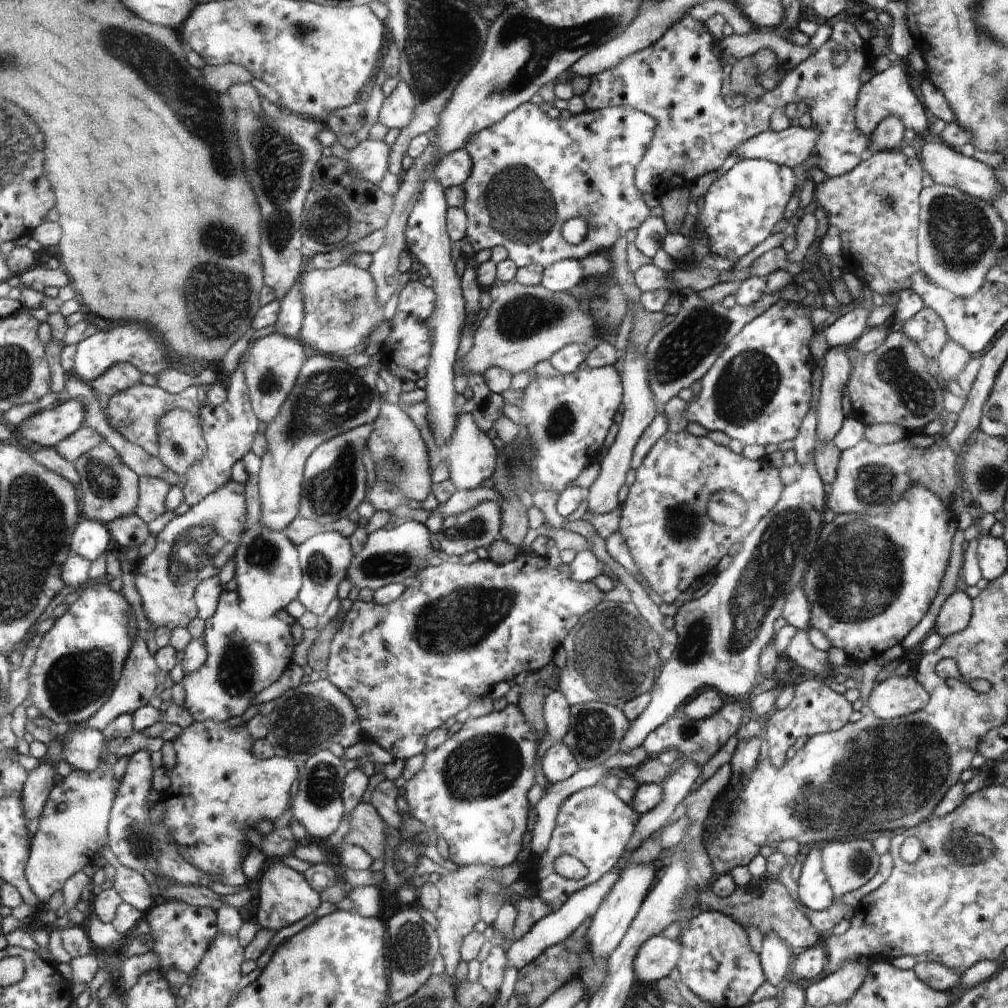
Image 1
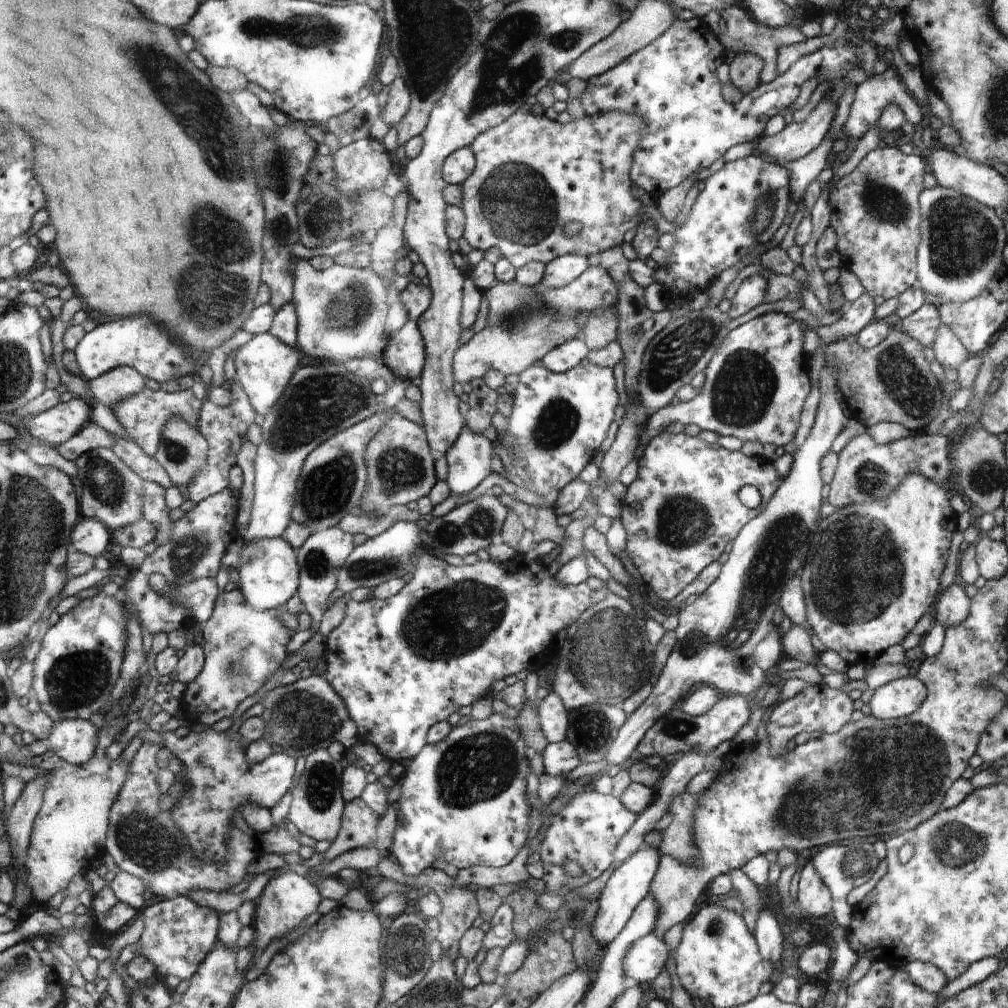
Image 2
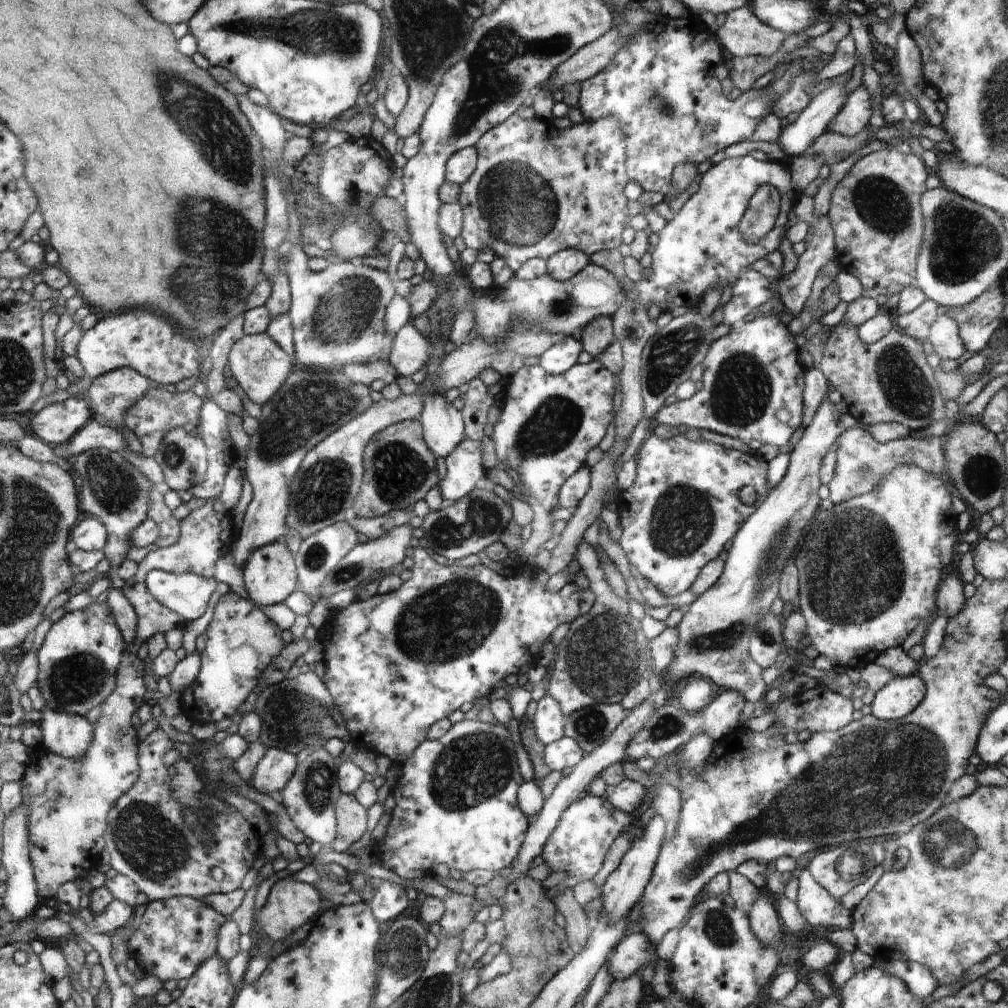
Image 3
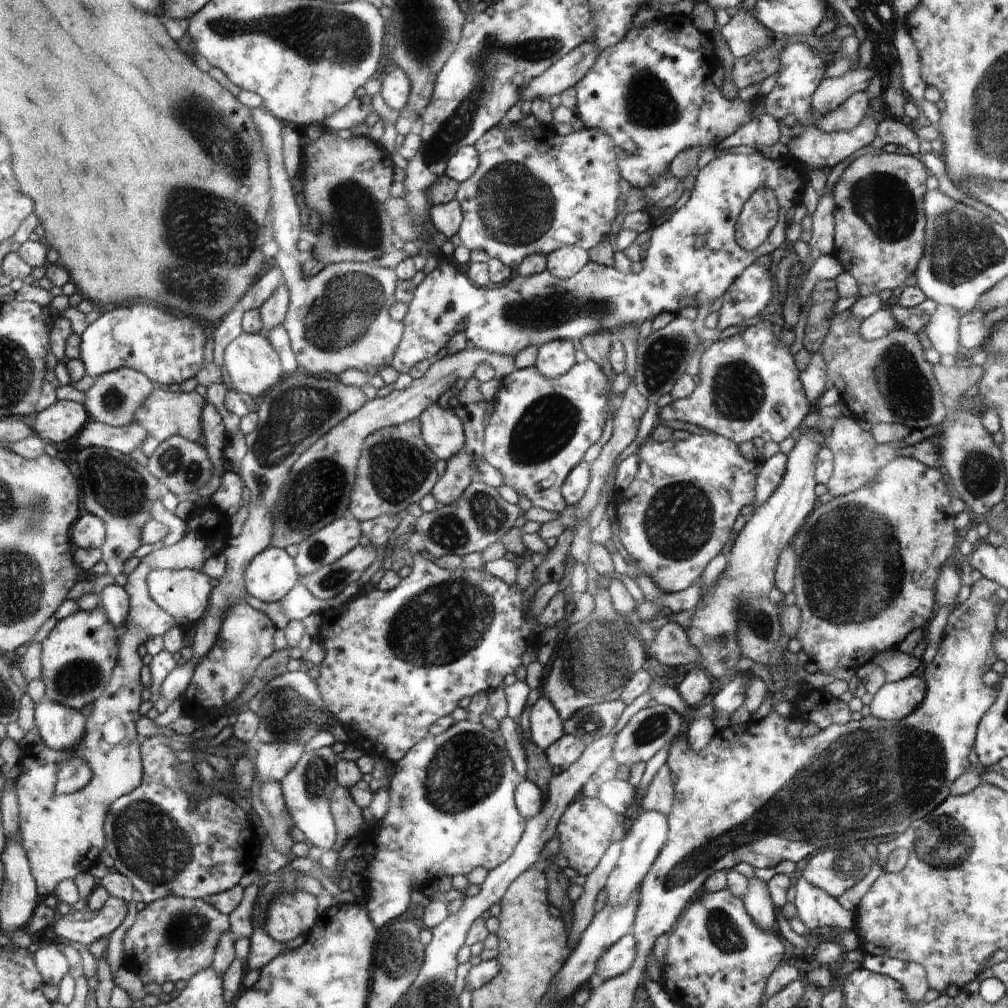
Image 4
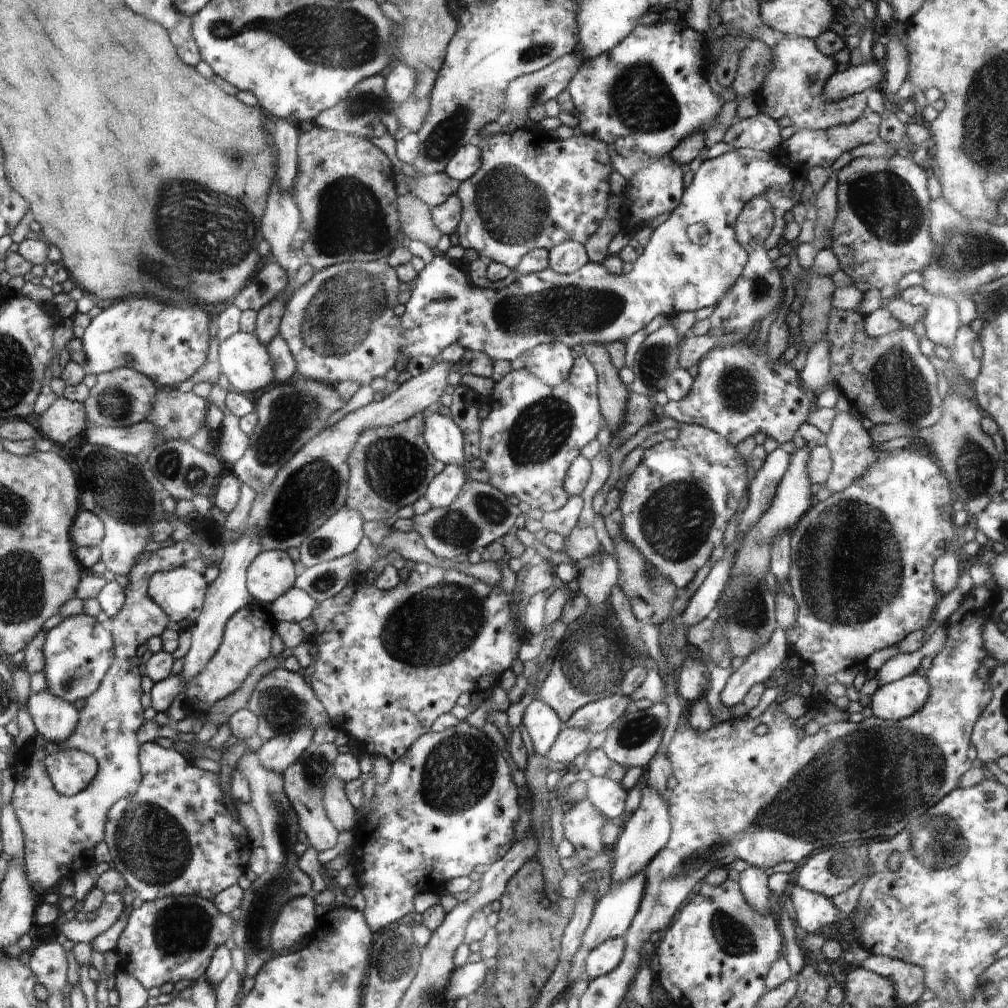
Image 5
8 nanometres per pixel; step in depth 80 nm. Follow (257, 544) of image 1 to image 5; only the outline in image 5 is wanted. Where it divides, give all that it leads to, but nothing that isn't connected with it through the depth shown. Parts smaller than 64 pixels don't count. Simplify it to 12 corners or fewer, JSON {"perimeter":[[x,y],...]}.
{"perimeter":[[262,550],[248,570],[254,600],[270,605],[296,584],[286,551]]}

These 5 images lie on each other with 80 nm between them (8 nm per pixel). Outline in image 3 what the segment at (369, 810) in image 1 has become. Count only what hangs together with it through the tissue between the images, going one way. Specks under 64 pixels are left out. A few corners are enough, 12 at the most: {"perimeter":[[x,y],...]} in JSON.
{"perimeter":[[342,793],[336,810],[338,834],[329,849],[346,853],[367,828],[366,811]]}

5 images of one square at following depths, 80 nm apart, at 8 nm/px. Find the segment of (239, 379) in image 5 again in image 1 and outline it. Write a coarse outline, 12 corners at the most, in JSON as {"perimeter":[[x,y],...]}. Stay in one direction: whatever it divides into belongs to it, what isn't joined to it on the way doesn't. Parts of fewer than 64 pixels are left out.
{"perimeter":[[256,339],[240,362],[254,414],[269,425],[305,364],[299,339]]}

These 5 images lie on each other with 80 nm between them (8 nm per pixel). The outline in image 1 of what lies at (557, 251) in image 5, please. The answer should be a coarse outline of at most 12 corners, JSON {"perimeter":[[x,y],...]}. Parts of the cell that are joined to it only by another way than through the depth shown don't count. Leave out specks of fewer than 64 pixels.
{"perimeter":[[562,259],[543,270],[541,285],[570,292],[583,280],[579,260]]}

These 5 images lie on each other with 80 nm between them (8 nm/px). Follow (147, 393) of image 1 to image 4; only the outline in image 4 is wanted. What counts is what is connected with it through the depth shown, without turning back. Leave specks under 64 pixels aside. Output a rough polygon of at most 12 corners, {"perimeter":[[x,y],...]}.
{"perimeter":[[157,386],[134,420],[152,454],[173,434],[202,442],[205,397]]}

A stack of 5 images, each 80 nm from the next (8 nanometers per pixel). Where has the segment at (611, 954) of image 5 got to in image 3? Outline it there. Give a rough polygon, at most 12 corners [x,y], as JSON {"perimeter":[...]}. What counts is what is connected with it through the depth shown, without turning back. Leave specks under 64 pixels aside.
{"perimeter":[[642,932],[626,935],[606,962],[621,982],[639,974],[650,984],[655,948]]}

